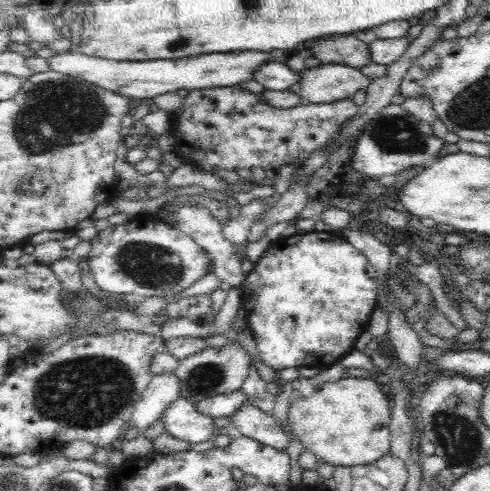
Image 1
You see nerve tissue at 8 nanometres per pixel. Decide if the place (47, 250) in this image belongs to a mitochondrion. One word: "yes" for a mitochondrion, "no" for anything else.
no

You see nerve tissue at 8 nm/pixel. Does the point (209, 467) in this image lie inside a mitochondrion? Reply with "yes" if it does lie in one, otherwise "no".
no

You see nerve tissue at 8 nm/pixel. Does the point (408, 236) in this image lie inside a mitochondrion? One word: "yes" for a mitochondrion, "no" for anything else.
no

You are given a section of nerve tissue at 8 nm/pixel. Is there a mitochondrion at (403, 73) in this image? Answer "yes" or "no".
no

